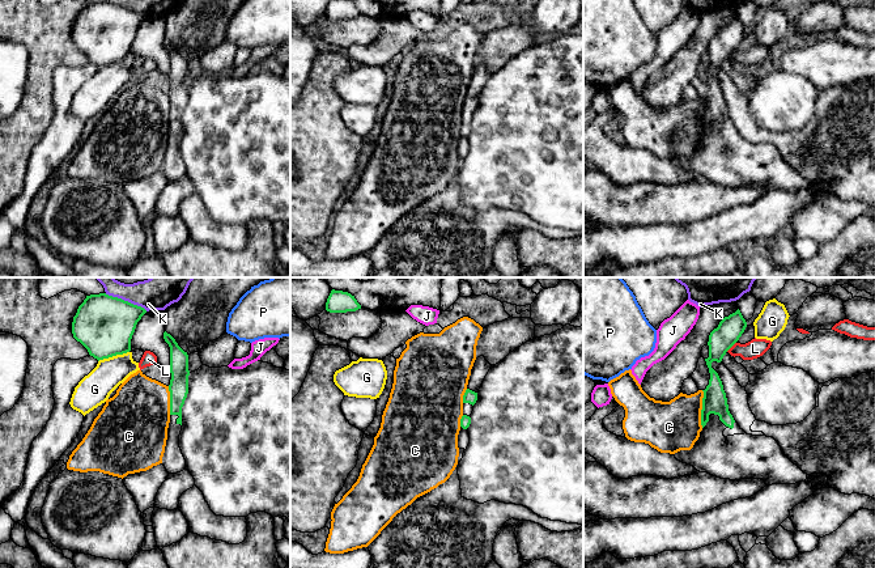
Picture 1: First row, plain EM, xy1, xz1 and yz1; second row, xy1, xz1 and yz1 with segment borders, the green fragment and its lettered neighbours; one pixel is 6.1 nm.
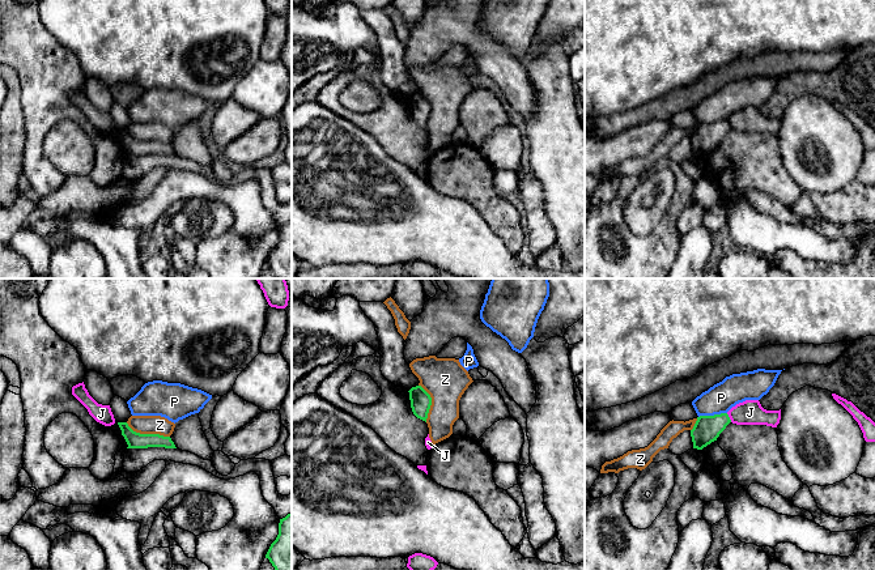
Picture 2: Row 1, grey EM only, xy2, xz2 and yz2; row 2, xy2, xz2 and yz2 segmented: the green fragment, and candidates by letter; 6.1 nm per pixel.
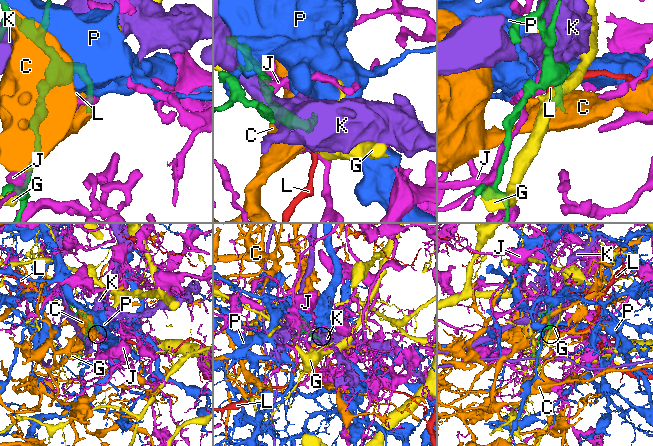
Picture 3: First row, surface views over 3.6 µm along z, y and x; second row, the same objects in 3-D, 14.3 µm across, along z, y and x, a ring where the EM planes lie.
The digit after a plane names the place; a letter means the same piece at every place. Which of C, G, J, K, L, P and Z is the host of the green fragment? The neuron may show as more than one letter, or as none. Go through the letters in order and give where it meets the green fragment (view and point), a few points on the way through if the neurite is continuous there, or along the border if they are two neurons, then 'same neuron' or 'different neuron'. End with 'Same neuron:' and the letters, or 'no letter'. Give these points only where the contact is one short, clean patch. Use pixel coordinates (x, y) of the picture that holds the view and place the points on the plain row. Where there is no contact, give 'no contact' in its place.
C: meets green in yz1 at (703, 115); border along yz1 (703, 97), (701, 134); different neuron
G: meets green in xy1 at (113, 62); border along xy1 (128, 58), (103, 64), (98, 68); different neuron
J: meets green in yz2 at (729, 124); different neuron
K: meets green in xy1 at (126, 8); different neuron
L: meets green in yz1 at (730, 54); border along yz1 (735, 49), (726, 58); different neuron
P: meets green in yz2 at (712, 123); different neuron
Z: meets green in xy2 at (148, 141); border along xy2 (126, 130), (136, 139), (158, 140), (169, 144); different neuron
Same neuron: no letter

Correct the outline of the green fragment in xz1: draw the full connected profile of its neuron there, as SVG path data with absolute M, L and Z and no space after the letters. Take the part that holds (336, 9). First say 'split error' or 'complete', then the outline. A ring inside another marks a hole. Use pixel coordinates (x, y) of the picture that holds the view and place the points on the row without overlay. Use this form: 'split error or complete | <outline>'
complete | M330 0L326 9L326 17L330 20L347 20L358 16L361 12L351 0Z

